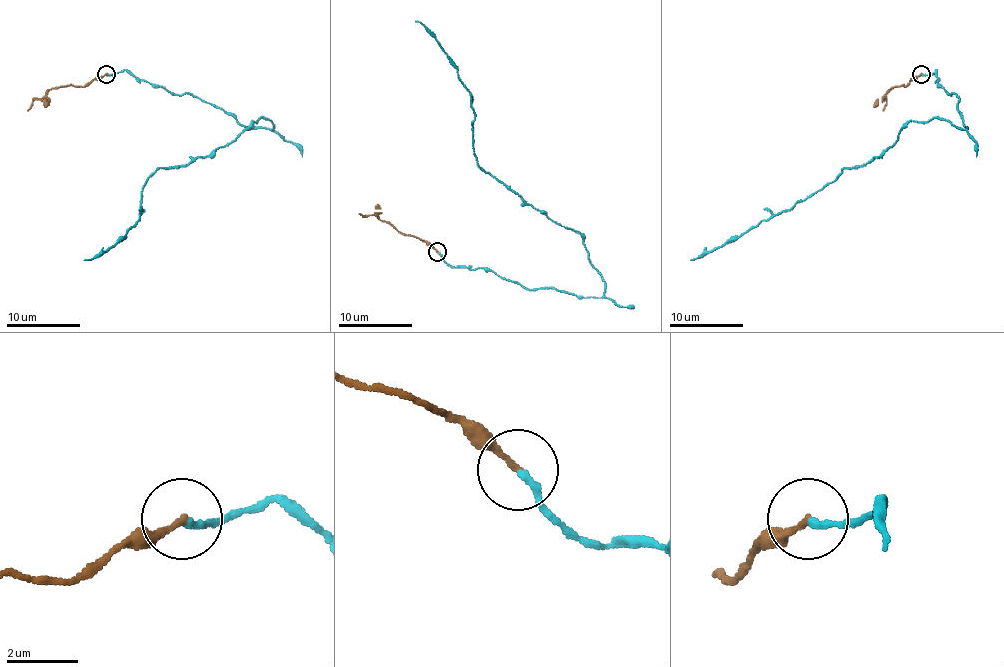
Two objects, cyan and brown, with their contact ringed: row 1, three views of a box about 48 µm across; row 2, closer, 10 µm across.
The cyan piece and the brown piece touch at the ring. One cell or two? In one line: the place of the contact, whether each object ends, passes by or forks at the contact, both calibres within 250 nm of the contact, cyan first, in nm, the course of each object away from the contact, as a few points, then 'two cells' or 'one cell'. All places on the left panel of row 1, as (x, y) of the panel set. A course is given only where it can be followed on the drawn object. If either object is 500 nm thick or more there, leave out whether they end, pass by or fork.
(106, 74) | cyan ends | brown ends | 200/170 nm | cyan via (106, 73), (189, 93), (251, 128), (273, 125), (262, 117), (207, 156), (159, 167), (139, 220), (84, 260) | brown via (106, 73), (82, 86), (55, 86), (35, 99), (27, 110) | one cell

